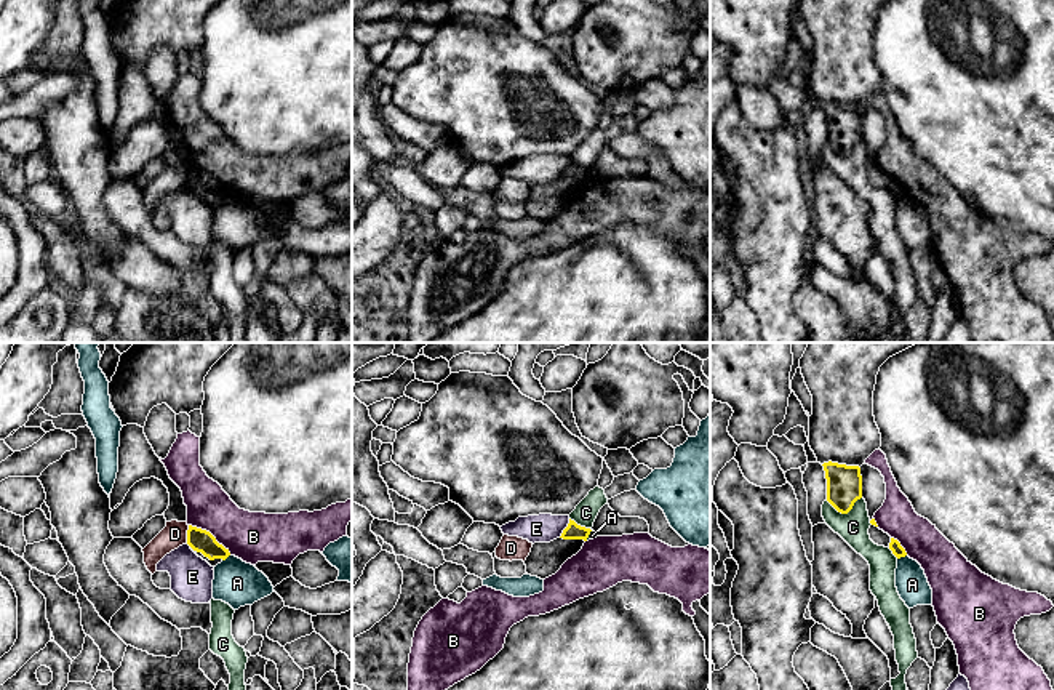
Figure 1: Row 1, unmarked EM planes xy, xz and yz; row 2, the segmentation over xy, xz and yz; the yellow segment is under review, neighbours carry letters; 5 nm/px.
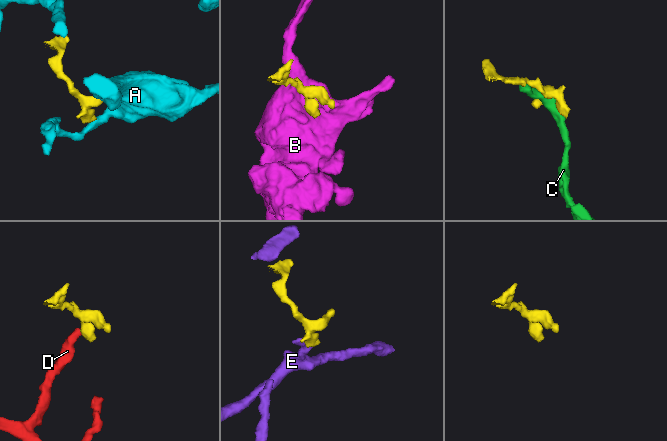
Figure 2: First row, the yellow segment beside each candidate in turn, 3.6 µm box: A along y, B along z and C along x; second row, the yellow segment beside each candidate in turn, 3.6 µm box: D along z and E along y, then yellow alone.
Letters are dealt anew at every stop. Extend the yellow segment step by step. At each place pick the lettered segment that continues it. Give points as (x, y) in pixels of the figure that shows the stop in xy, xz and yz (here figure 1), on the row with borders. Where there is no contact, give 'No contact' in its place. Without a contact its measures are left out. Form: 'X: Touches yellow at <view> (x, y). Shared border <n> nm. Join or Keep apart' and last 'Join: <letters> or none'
A: Touches yellow at yz (901, 556). Shared border 50 nm. Keep apart
B: Touches yellow at xy (210, 533). Shared border 260 nm. Keep apart
C: Touches yellow at yz (843, 513). Shared border 180 nm. Keep apart
D: Touches yellow at xy (187, 533). Shared border 90 nm. Keep apart
E: Touches yellow at xz (565, 529). Shared border 110 nm. Keep apart
Join: none

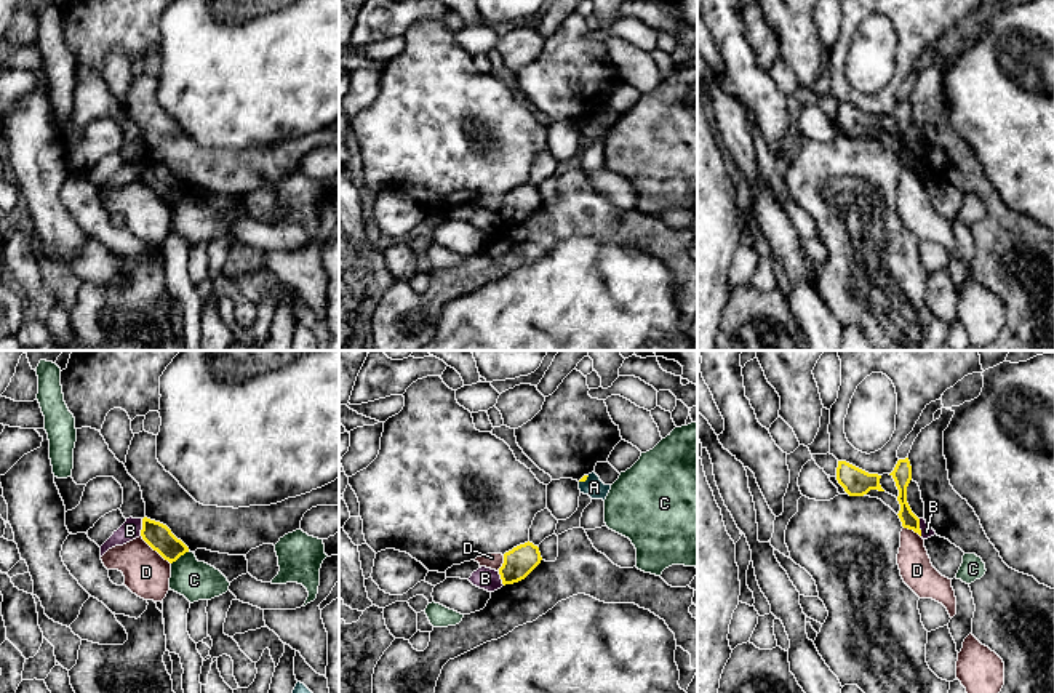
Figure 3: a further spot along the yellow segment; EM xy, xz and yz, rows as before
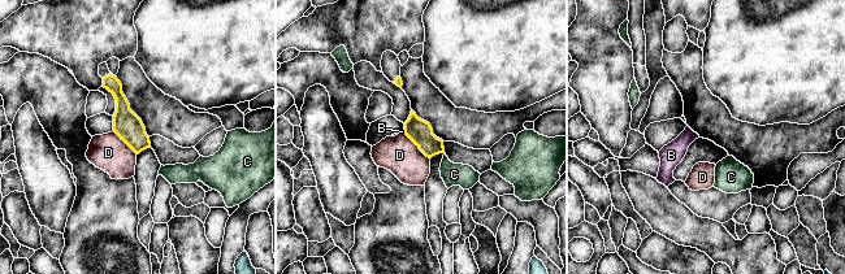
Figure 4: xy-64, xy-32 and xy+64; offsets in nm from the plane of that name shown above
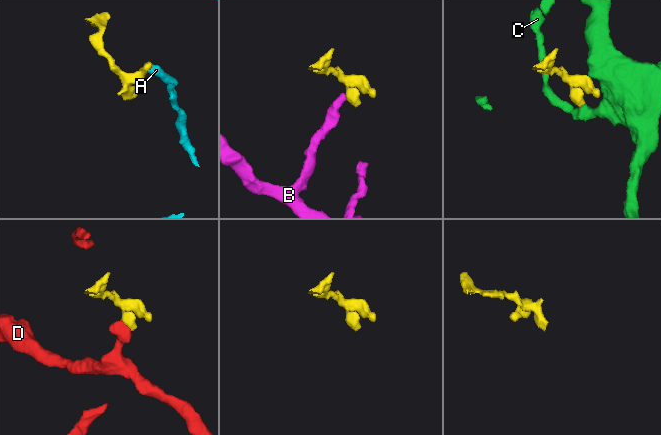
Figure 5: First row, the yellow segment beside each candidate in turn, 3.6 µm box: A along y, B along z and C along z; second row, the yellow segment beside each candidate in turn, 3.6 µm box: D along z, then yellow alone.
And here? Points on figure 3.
A: Touches yellow at xz (584, 480). Shared border 70 nm. Keep apart
B: Touches yellow at xy (143, 527). Shared border 90 nm. Keep apart
C: Touches yellow at xy (179, 556). Shared border 120 nm. Keep apart
D: Touches yellow at xy (155, 549). Shared border 220 nm. Keep apart
Join: none

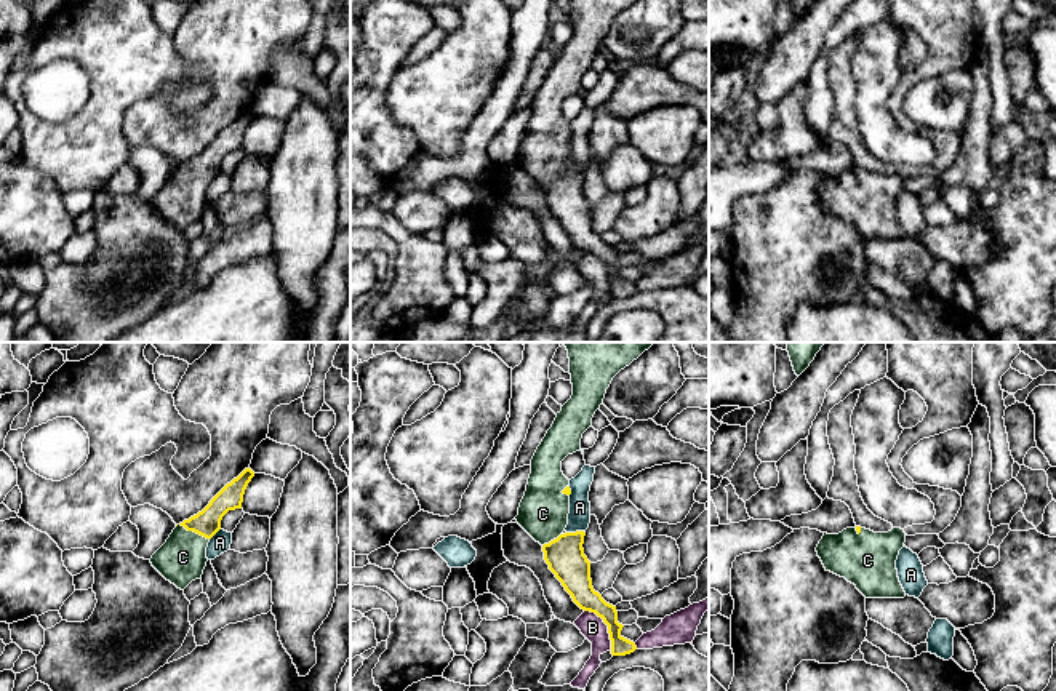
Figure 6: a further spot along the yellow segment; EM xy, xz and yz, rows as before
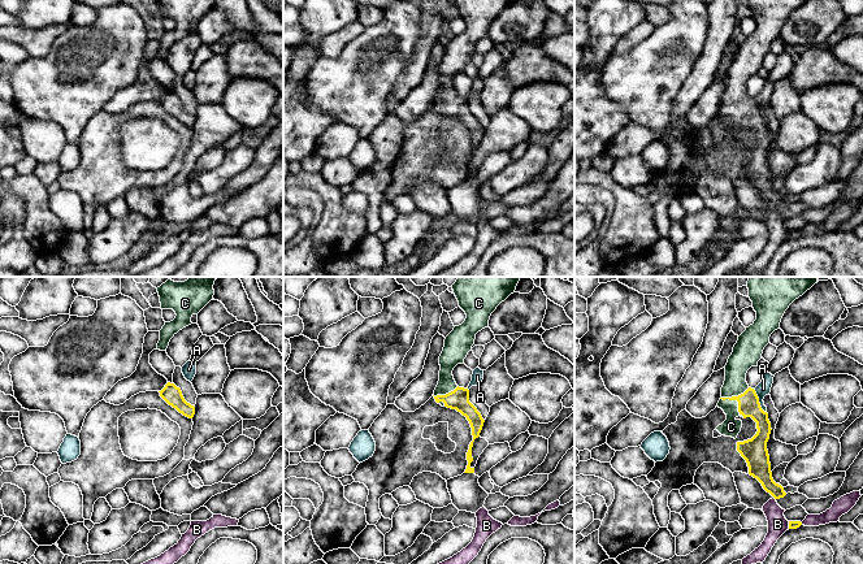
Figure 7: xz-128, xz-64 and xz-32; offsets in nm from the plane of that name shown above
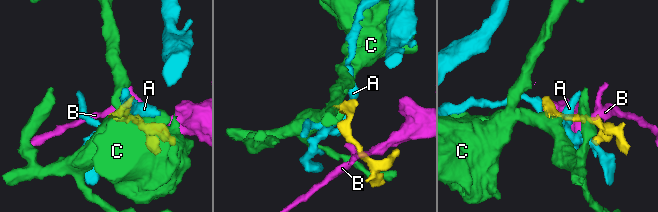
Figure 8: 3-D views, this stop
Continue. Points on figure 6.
A: Touches yellow at xz (576, 531). Shared border 90 nm. Keep apart
B: Touches yellow at xz (607, 624). Shared border 240 nm. Keep apart
C: Touches yellow at xy (192, 530). Shared border 180 nm. Join
Join: C

